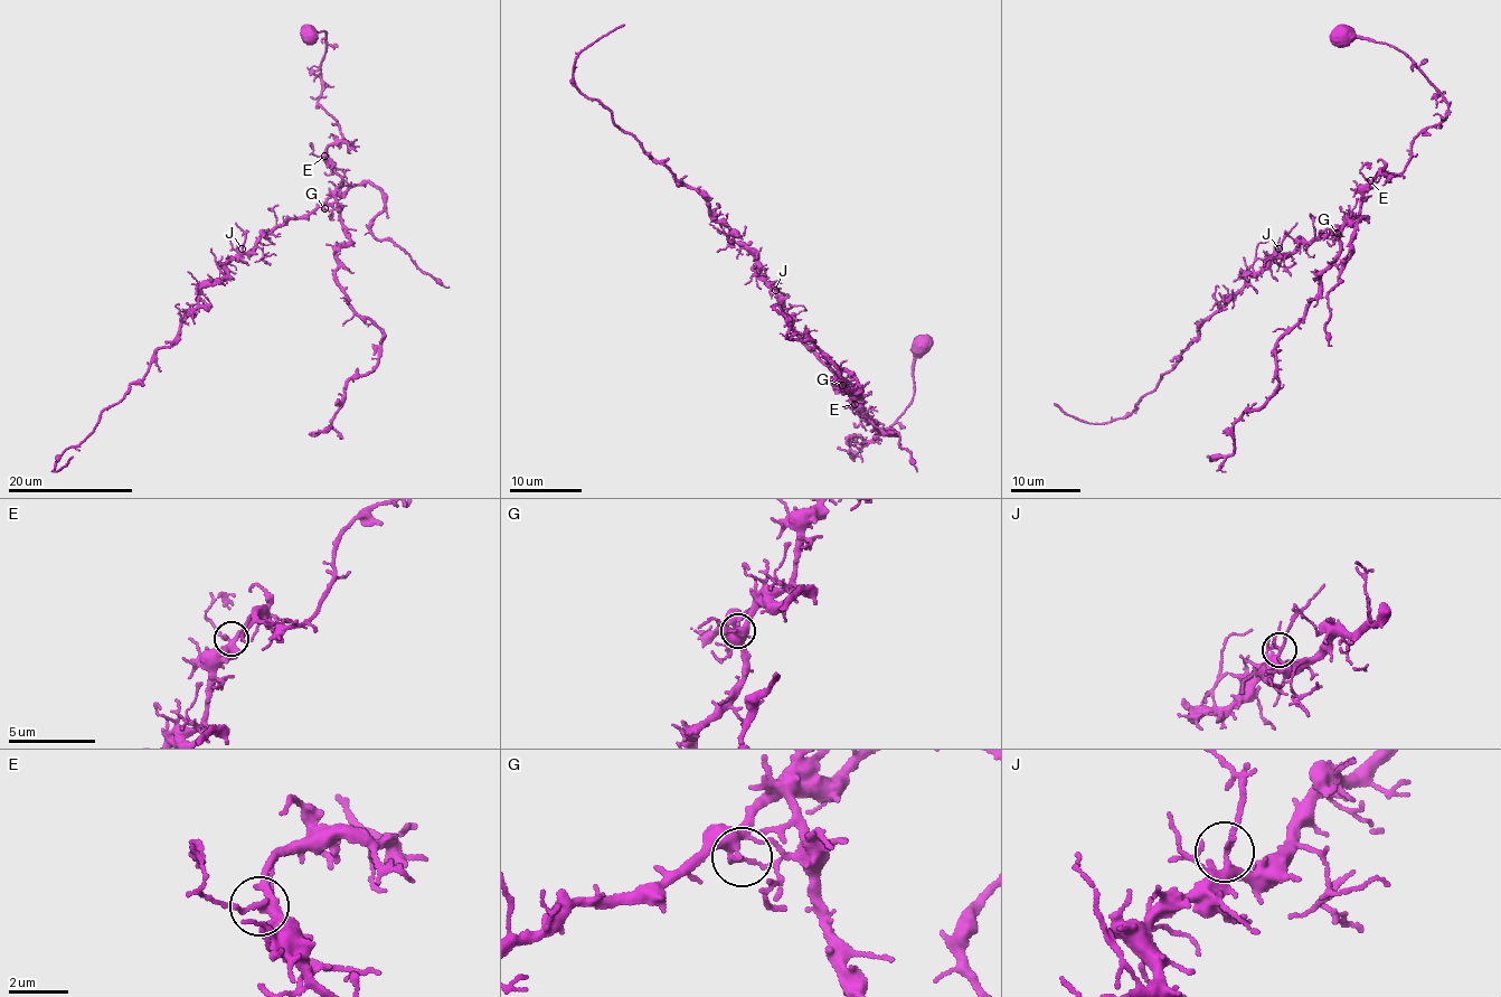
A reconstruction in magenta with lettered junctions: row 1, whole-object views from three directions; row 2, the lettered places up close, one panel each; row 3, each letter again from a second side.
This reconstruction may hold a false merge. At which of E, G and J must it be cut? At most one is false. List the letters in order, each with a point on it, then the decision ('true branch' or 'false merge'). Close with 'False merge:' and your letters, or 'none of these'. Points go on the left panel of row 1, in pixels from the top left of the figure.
E: place (324, 156); true branch
G: place (324, 208); false merge
J: place (242, 248); true branch
False merge: G

